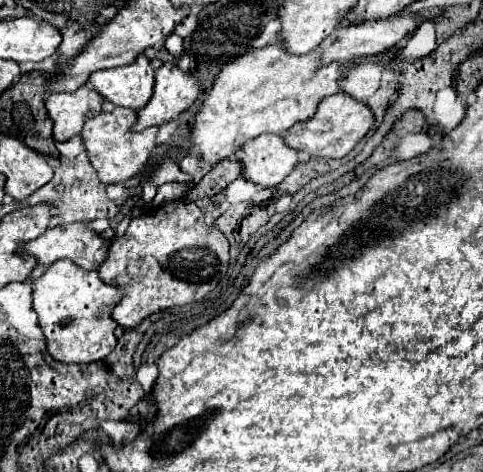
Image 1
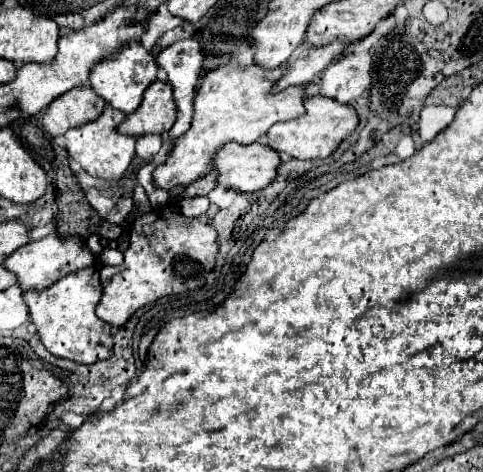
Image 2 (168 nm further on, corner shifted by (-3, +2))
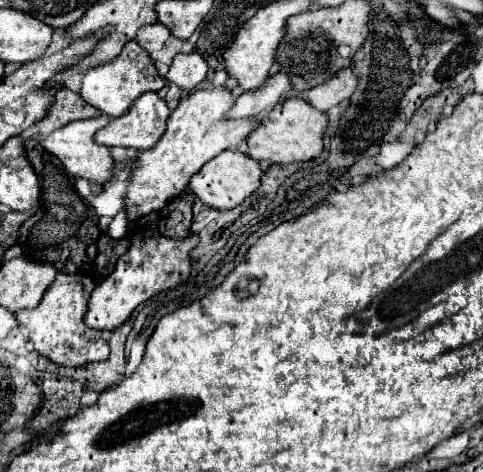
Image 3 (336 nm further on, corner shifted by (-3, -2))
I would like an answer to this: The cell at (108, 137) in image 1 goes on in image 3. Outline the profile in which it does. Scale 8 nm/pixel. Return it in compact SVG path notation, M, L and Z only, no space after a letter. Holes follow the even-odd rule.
M101 115L97 119L85 119L85 121L73 121L61 129L57 129L55 133L49 133L47 137L43 137L41 147L49 153L55 155L61 165L65 167L65 171L73 177L85 177L93 183L107 183L111 177L111 169L113 169L113 159L109 155L109 149L103 145L97 145L93 139L95 131L105 127L109 123L107 115Z

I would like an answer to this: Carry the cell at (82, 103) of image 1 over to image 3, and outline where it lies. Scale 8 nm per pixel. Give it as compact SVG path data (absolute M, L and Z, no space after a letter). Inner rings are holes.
M61 87L59 93L55 93L55 101L51 103L51 109L47 109L47 115L35 123L41 135L49 135L51 131L77 121L77 119L91 119L99 117L99 109L87 105L79 93L73 93L67 87Z

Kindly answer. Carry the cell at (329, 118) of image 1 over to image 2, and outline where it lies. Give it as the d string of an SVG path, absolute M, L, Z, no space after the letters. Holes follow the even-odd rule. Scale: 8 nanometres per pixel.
M307 97L305 99L305 115L277 123L267 131L267 145L279 153L289 153L297 159L327 159L345 137L349 137L359 125L359 115L349 105L339 105L329 97Z

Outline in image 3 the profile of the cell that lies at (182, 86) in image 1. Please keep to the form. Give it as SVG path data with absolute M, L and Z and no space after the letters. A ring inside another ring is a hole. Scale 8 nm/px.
M143 93L143 97L139 97L127 113L123 113L123 117L111 119L109 125L99 129L93 137L93 141L97 141L99 145L105 145L105 147L127 147L127 149L131 147L137 151L151 149L161 139L161 135L165 133L169 113L171 111L167 109L167 103L163 99L159 99L157 93Z

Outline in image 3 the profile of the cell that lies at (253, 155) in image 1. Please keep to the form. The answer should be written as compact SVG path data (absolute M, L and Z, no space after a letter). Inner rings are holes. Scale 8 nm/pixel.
M223 151L217 157L213 157L211 161L207 161L199 173L195 173L195 177L191 177L189 181L189 189L209 207L213 209L233 209L239 203L243 203L257 187L259 187L259 179L261 179L263 171L259 167L259 163L255 163L255 159L247 157L245 153L237 153L237 151Z

